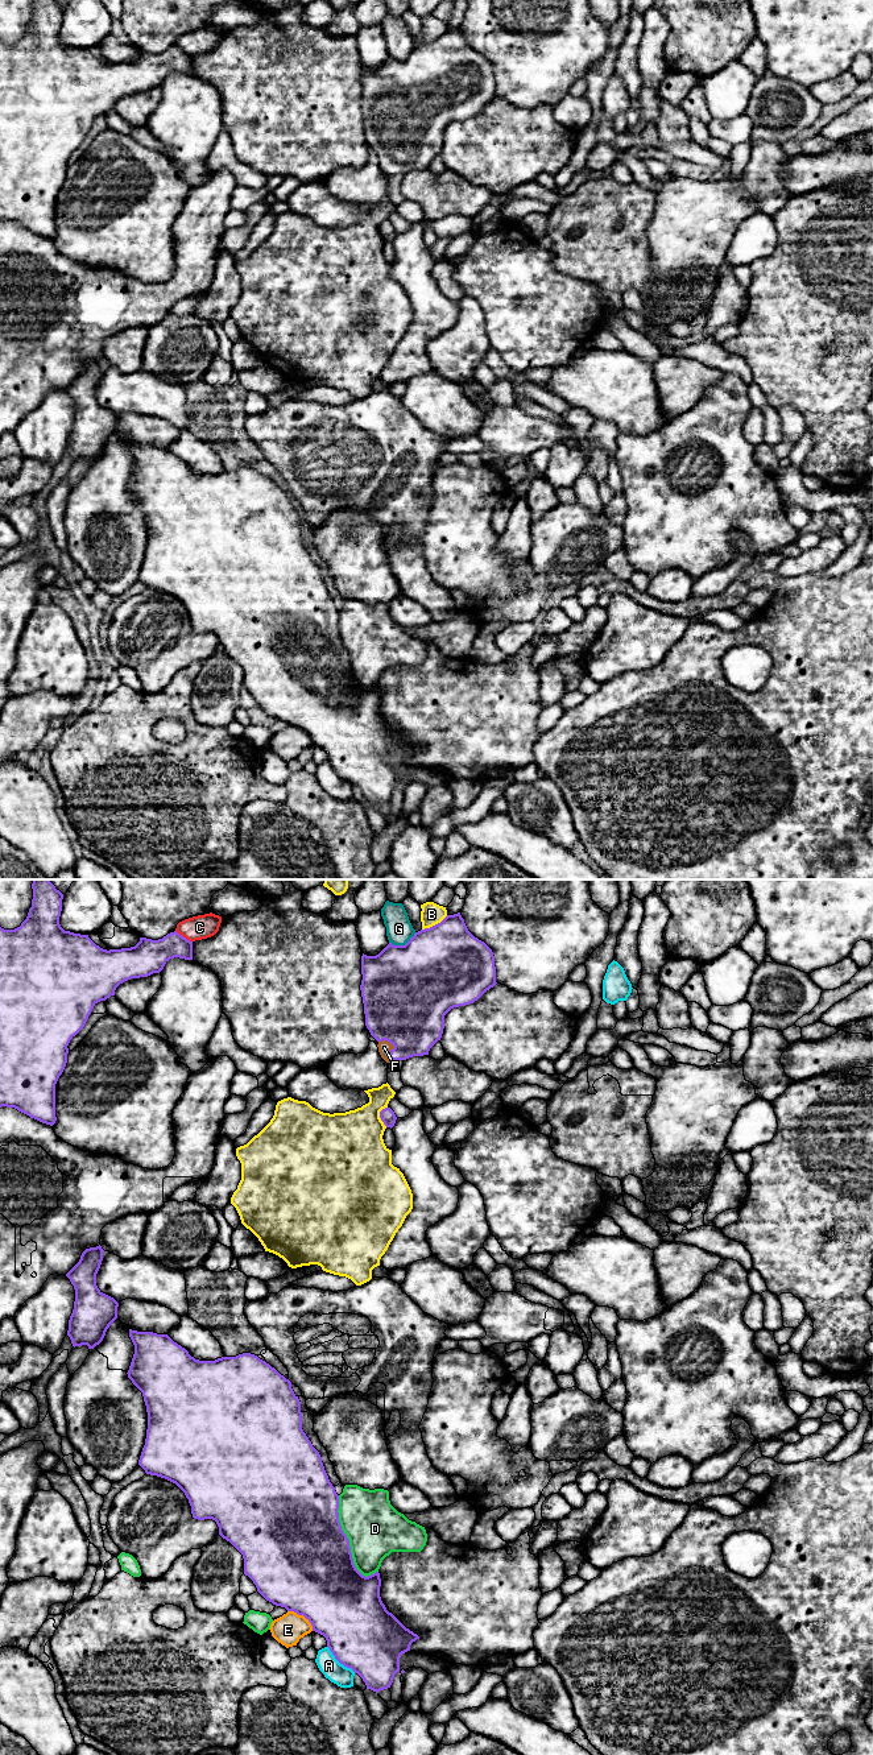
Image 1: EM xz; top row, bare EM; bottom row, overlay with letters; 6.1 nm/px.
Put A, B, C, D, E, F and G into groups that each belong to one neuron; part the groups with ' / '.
A G / B / C / D / E / F

